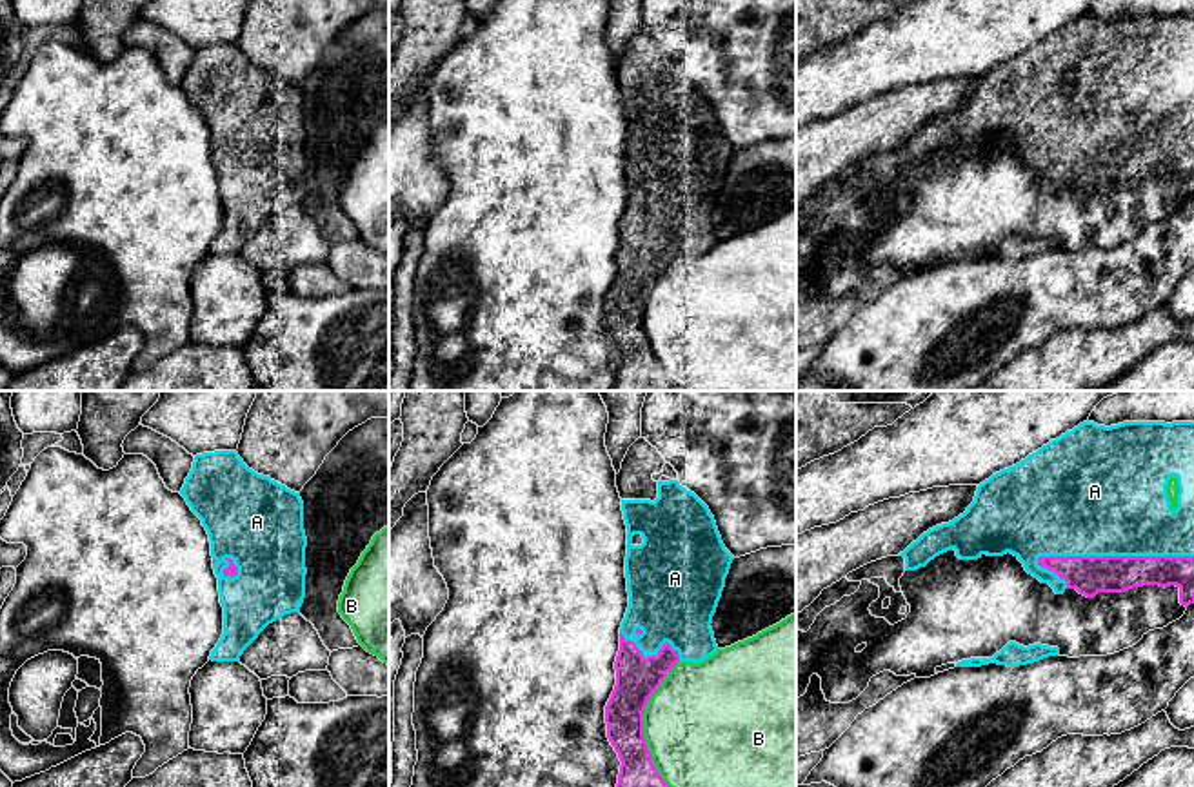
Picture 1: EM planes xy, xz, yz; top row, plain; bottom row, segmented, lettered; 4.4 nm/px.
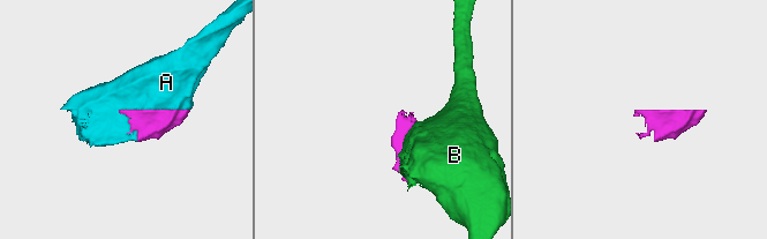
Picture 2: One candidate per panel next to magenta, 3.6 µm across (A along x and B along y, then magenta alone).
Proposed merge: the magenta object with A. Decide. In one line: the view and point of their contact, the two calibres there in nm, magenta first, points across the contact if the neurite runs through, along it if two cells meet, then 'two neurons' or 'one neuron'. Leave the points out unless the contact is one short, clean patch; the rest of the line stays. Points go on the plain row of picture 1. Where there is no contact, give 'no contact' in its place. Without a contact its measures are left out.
meets magenta in yz at (1113, 149); 180 nm thick on the magenta side, 500 nm on the other; one neuron

